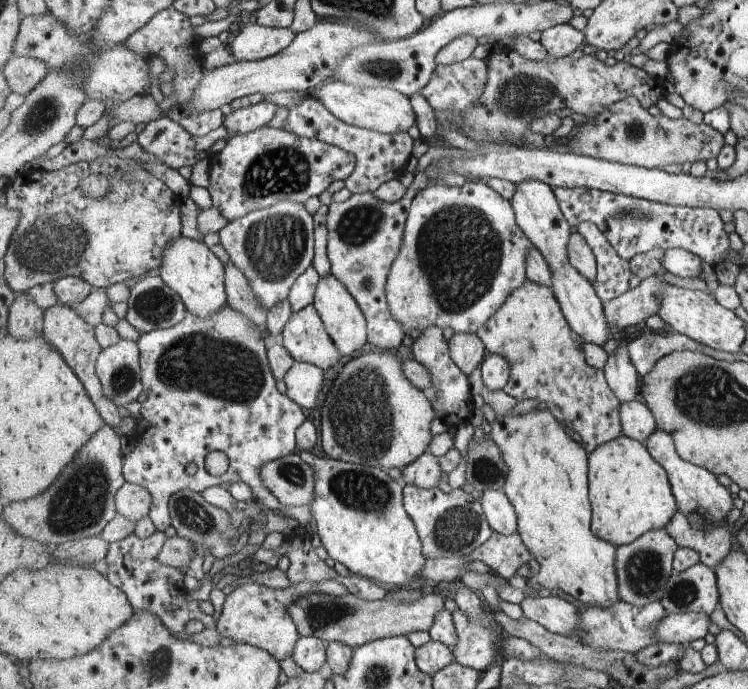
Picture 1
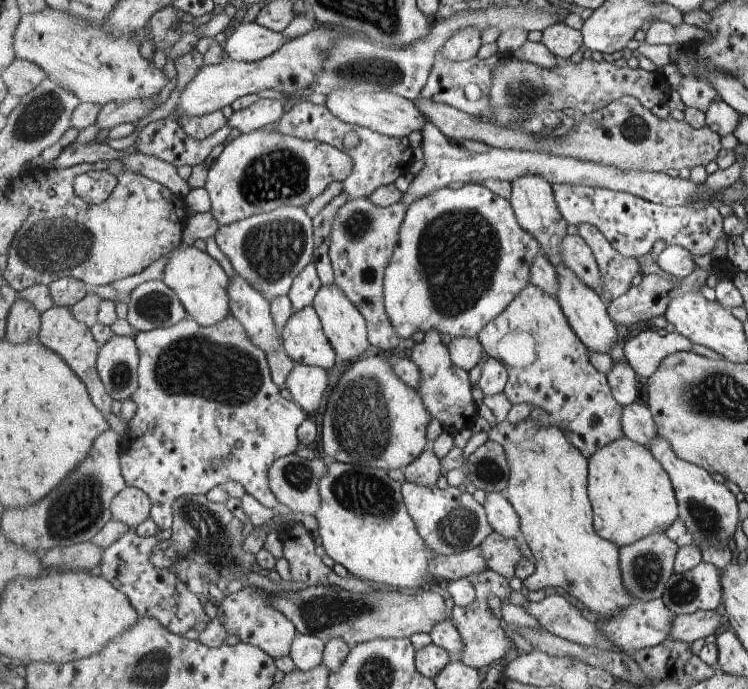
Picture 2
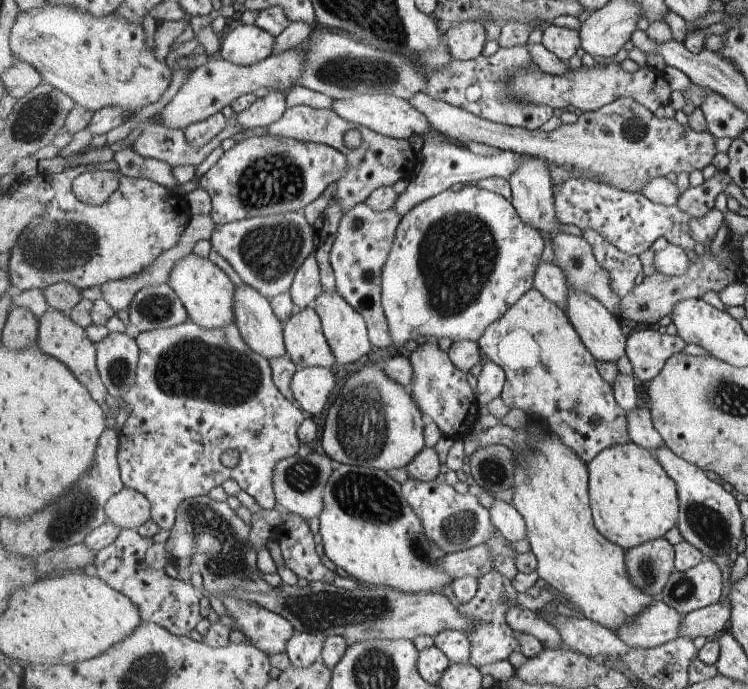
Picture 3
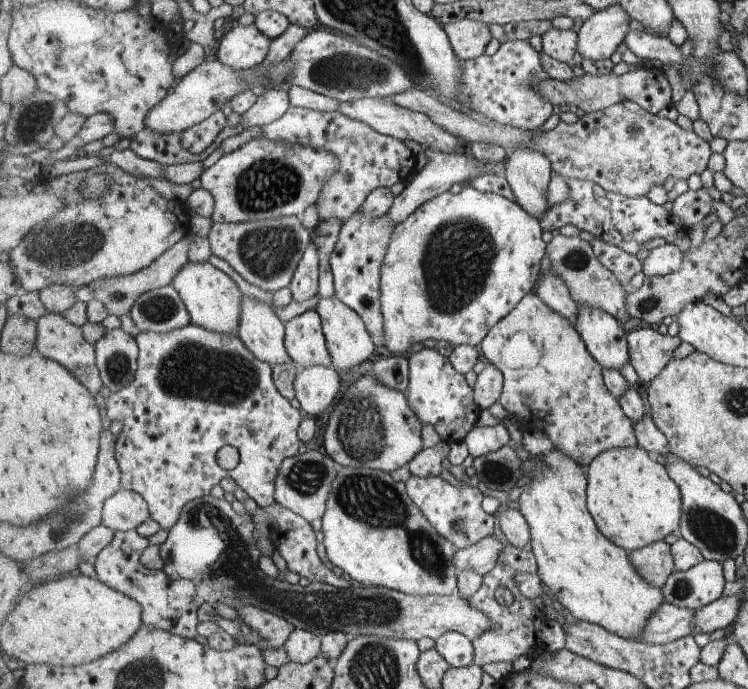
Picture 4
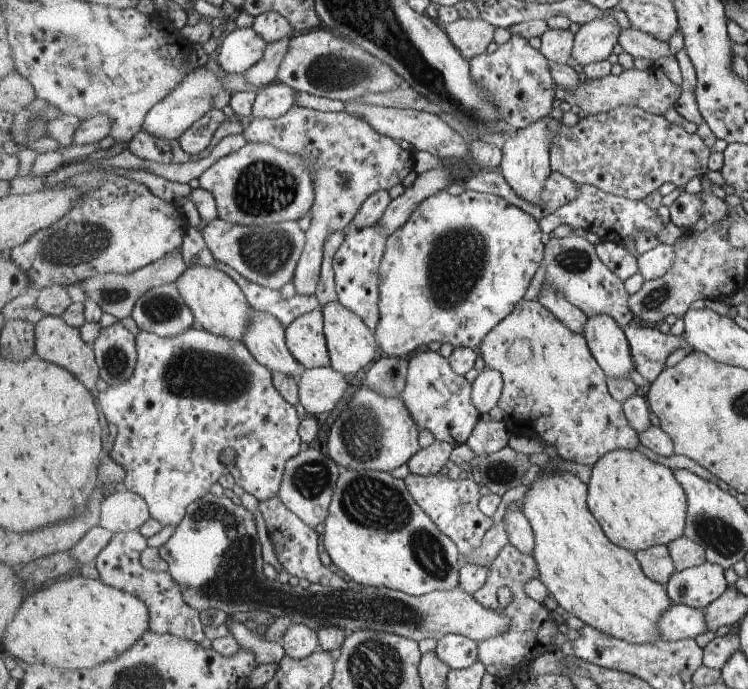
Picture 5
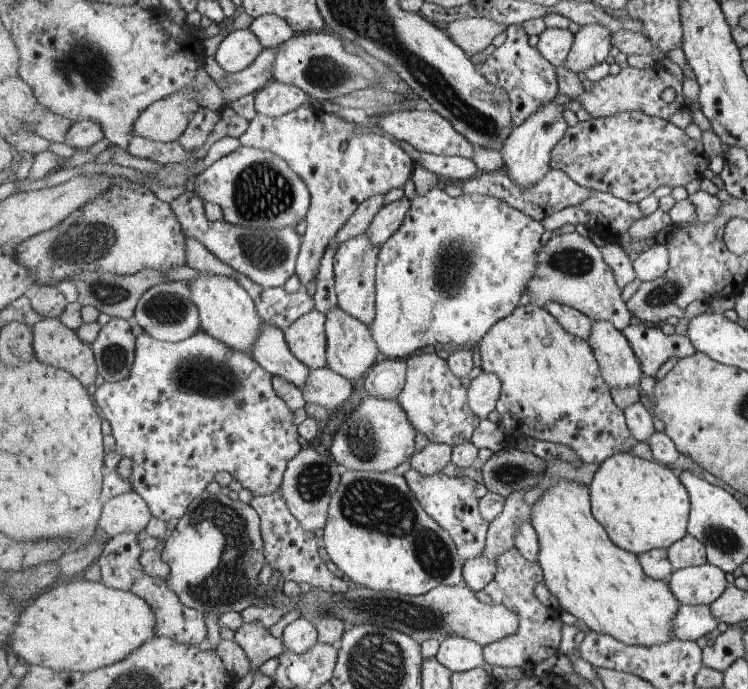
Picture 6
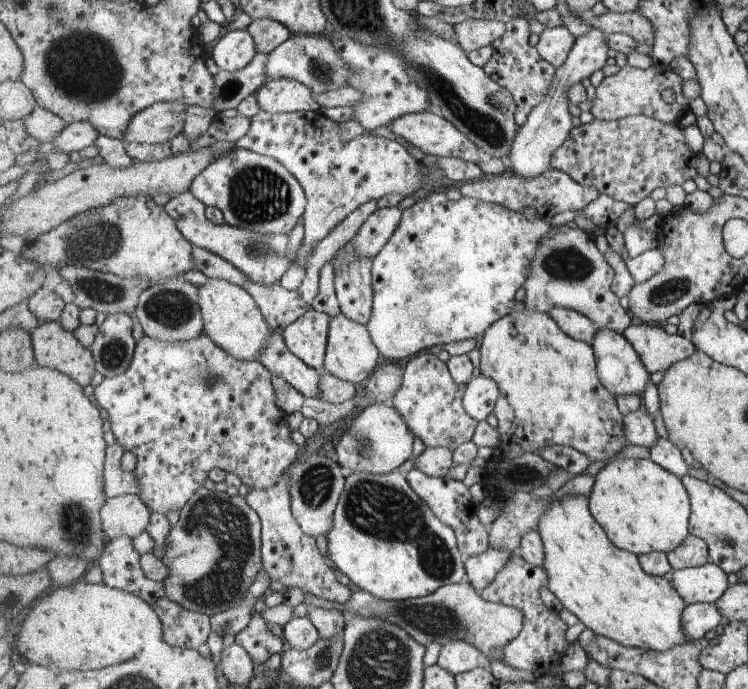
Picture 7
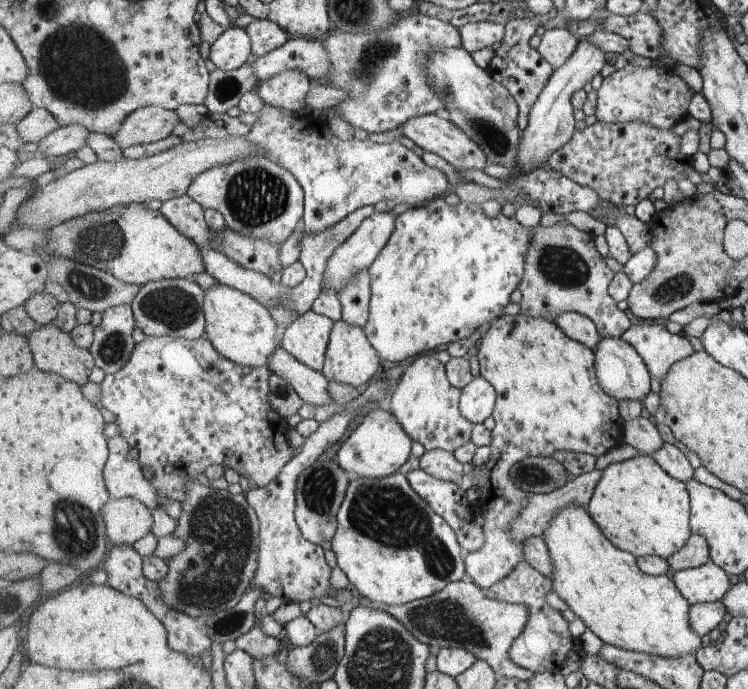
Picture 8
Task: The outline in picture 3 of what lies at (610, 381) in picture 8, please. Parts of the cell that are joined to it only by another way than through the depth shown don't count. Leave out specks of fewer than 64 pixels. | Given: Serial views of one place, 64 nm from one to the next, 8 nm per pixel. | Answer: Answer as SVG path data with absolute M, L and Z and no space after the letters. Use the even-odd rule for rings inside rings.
M569 282L568 285L570 286L570 306L567 314L587 349L597 361L616 363L617 360L621 360L623 356L626 356L630 335L622 319L609 312L599 300L584 293L577 293Z

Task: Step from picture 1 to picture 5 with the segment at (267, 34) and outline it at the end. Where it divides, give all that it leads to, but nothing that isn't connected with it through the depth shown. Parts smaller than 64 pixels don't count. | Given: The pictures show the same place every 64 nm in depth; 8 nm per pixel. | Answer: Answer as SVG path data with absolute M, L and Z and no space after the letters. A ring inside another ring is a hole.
M230 26L226 28L213 57L227 73L243 74L263 60L267 45L267 40L252 26Z

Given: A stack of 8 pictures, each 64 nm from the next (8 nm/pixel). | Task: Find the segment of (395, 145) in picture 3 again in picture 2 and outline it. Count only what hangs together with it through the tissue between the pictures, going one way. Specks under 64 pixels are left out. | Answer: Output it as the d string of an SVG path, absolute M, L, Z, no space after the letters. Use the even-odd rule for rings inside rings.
M302 101L286 112L275 130L301 139L317 140L345 152L354 163L354 171L342 183L341 193L344 193L349 201L370 198L380 187L394 184L401 176L409 173L409 168L415 161L409 138L389 137L369 128L347 123L331 112L326 105L320 106ZM349 132L356 132L359 138L359 144L354 148L345 148L345 136Z

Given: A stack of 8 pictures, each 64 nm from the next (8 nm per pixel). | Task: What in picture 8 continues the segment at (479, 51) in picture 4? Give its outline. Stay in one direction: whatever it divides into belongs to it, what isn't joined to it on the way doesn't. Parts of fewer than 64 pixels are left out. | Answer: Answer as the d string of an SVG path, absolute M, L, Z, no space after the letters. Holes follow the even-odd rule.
M495 21L469 22L459 28L459 34L462 46L473 54L481 48L489 48L497 42L503 42L505 26Z

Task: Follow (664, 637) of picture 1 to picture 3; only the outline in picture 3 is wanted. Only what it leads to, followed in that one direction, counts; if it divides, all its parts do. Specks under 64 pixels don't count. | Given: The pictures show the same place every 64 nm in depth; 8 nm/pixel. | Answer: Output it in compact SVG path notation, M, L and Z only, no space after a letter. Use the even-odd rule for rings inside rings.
M726 599L724 602L685 614L682 636L691 639L699 638L699 636L707 638L718 636L725 631L731 620L732 604Z

